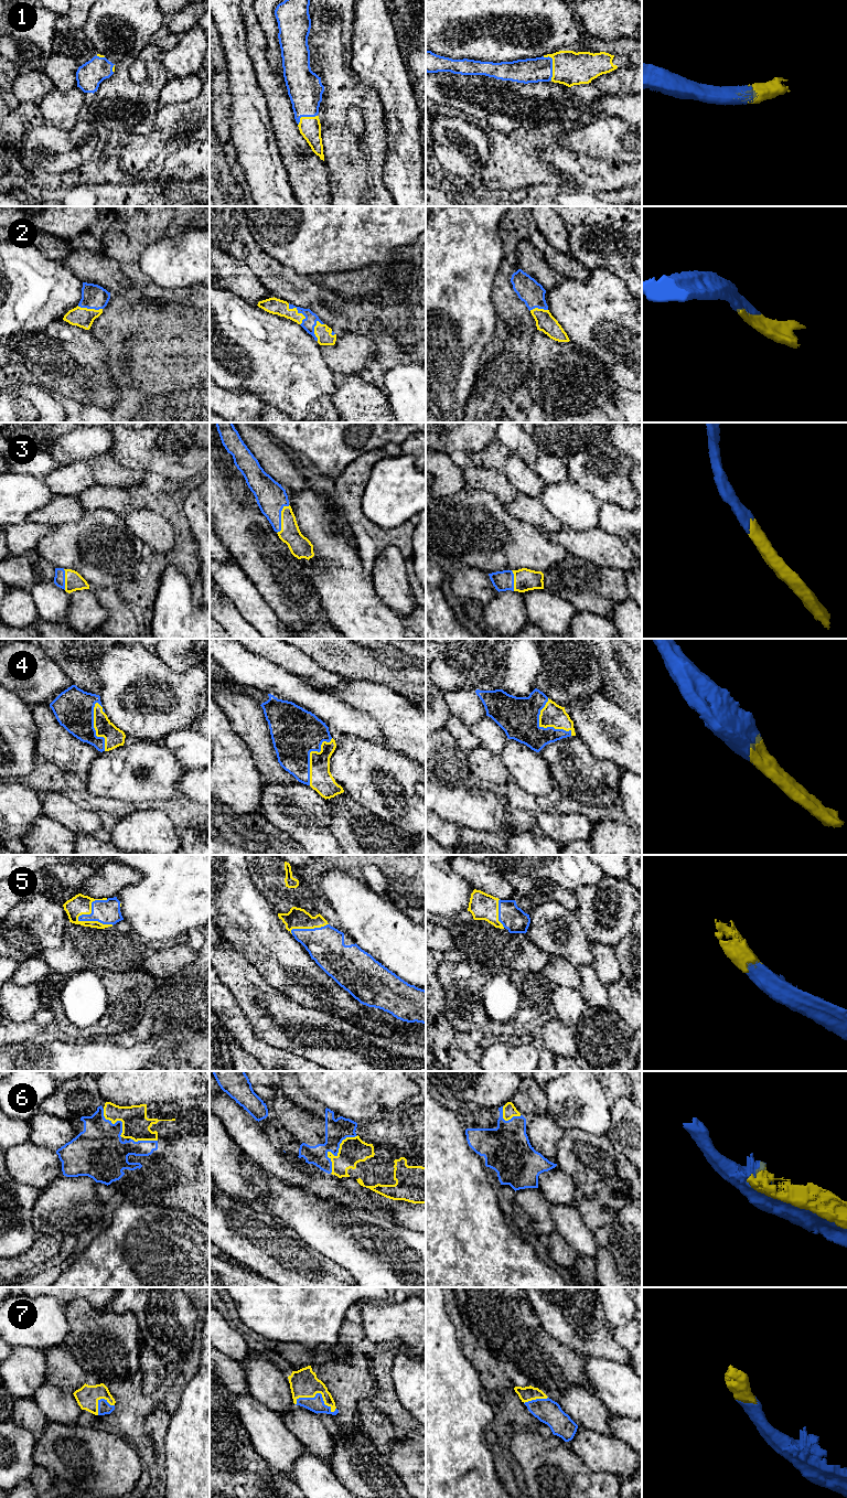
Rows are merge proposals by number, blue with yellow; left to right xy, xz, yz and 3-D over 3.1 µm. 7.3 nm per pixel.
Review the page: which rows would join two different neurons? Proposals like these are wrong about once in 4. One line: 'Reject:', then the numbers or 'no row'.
Reject: 6

